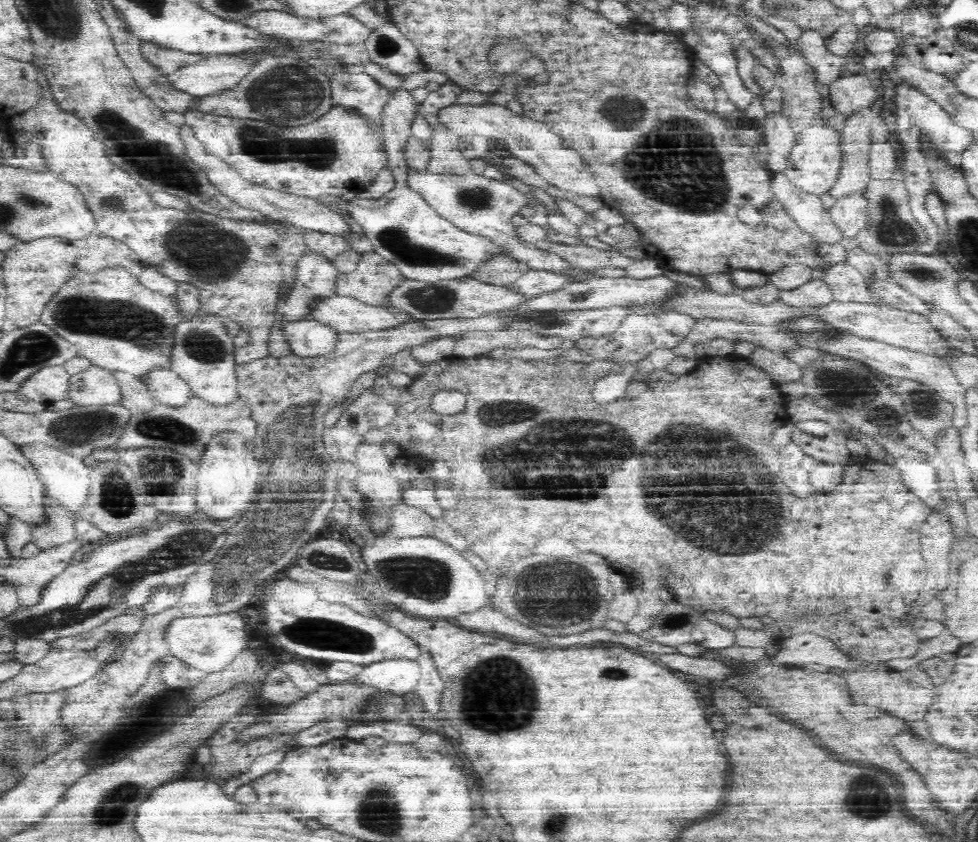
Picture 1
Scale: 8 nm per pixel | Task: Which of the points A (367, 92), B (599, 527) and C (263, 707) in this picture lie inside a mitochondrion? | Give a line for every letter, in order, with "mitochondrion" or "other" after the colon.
A: other
B: other
C: other

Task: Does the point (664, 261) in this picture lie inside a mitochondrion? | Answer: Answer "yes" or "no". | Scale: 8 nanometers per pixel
no

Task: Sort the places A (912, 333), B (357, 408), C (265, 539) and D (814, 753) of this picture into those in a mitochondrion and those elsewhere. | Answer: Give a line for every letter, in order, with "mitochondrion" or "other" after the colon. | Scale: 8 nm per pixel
A: other
B: other
C: mitochondrion
D: other

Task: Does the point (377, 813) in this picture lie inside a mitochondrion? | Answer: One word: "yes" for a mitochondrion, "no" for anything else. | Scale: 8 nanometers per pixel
yes

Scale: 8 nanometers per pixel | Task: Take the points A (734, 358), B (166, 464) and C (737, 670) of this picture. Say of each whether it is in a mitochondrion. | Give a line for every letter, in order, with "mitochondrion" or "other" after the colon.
A: other
B: mitochondrion
C: other

